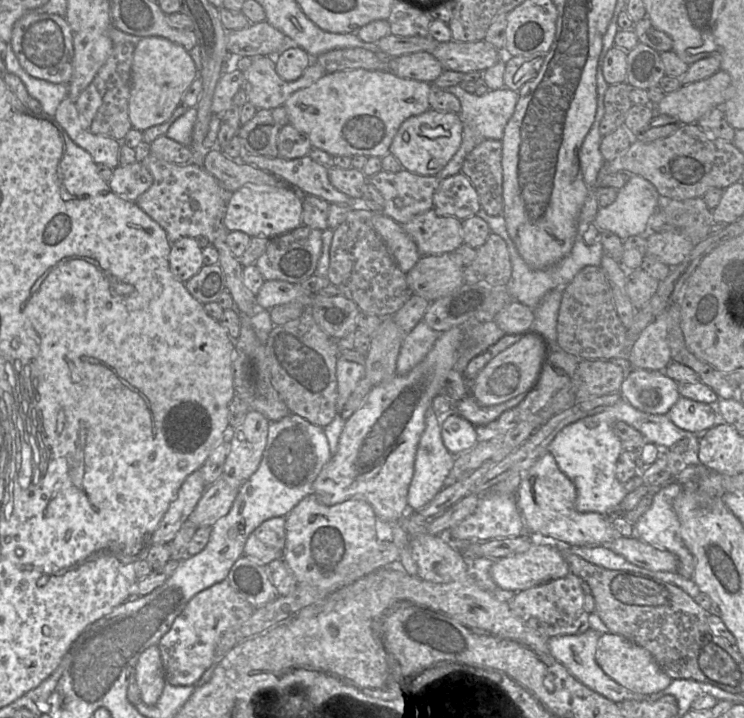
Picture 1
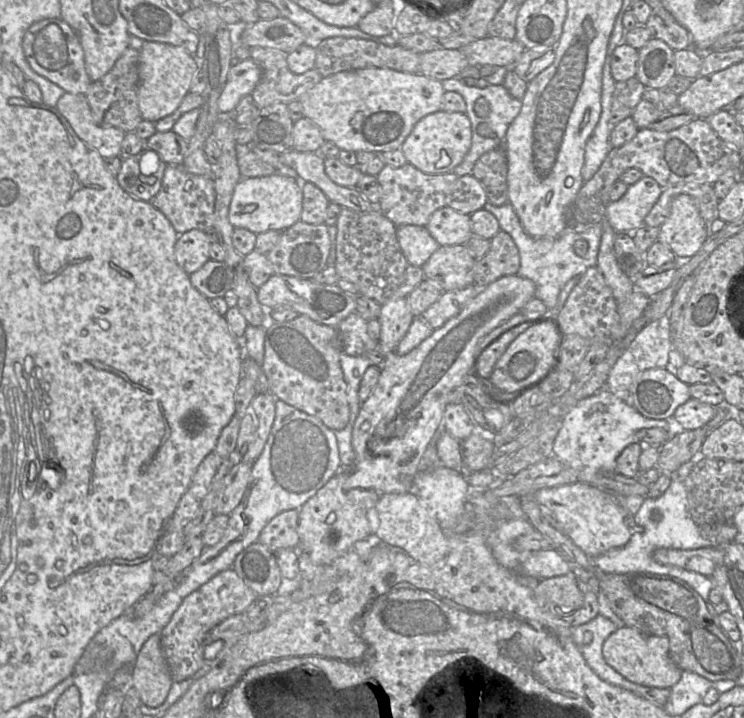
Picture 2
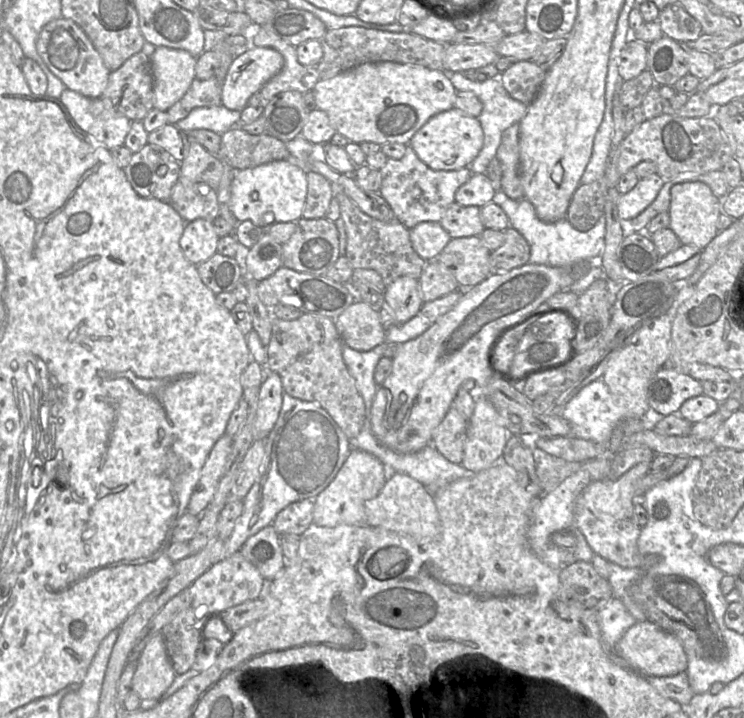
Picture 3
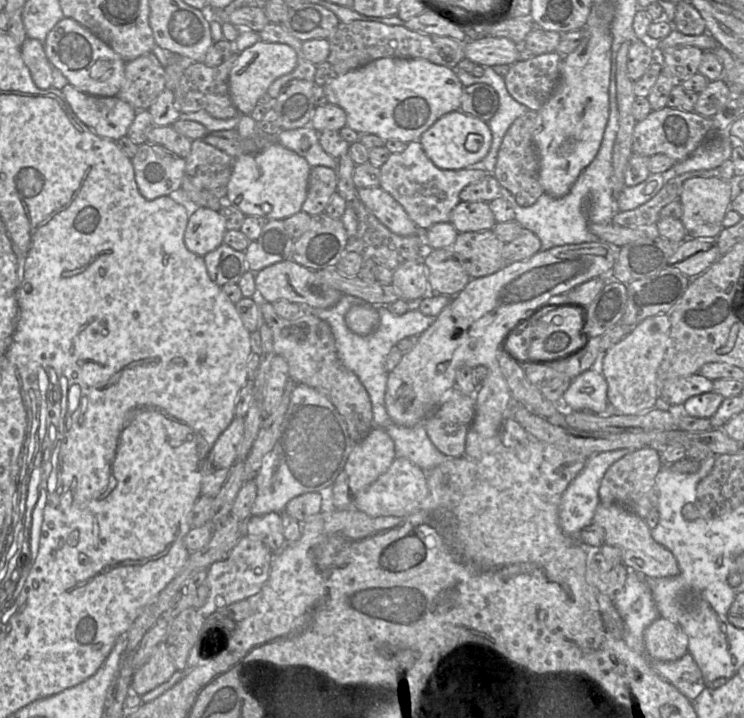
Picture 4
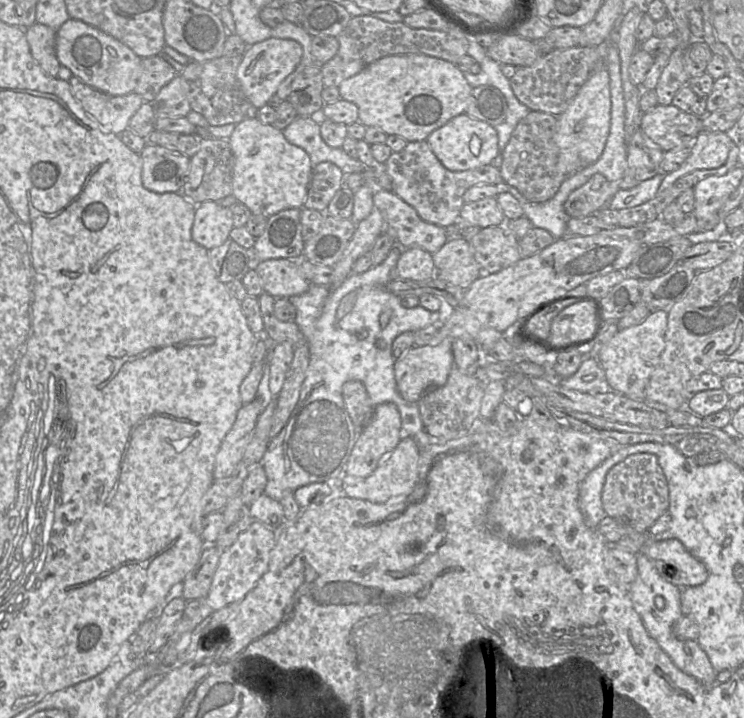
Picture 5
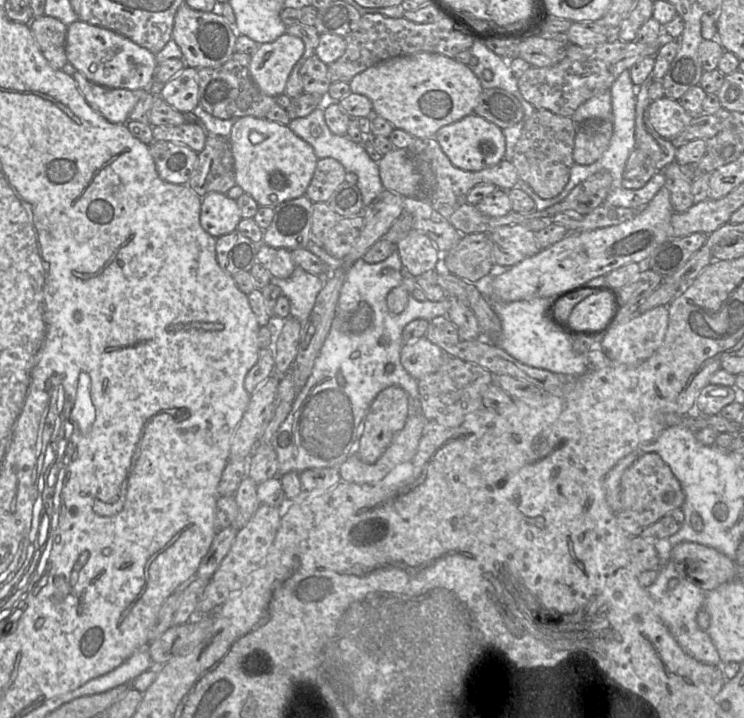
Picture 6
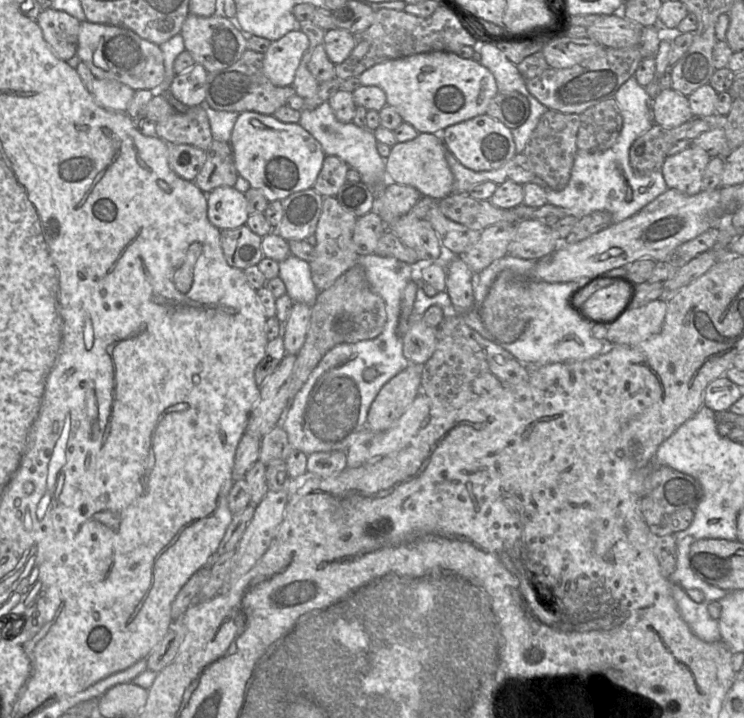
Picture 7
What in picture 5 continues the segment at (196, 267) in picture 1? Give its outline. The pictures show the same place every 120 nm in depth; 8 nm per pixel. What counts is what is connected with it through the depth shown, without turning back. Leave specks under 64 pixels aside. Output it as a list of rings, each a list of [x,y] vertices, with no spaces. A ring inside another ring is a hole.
[[[208,200],[196,205],[192,239],[205,249],[210,250],[223,244],[233,228],[229,209],[217,201]]]

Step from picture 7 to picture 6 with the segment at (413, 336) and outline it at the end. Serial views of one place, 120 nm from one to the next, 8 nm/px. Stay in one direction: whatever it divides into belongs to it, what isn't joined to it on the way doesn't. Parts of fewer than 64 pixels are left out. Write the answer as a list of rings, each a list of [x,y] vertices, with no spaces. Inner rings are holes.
[[[423,336],[402,346],[400,362],[407,373],[418,381],[440,367],[443,353],[440,347]]]

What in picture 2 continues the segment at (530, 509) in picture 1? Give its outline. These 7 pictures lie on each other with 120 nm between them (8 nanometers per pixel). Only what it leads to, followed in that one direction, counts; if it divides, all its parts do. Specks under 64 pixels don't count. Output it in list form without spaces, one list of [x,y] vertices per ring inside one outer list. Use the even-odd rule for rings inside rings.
[[[576,482],[533,493],[536,501],[550,510],[571,541],[590,558],[626,545],[632,534],[624,523],[626,511],[615,496],[593,485]]]

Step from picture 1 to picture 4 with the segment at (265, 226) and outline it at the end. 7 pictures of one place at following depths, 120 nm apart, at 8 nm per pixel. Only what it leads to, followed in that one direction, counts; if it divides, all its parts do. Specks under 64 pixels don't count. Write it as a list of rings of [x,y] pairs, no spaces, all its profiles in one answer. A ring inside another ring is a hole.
[[[278,141],[256,155],[242,155],[233,163],[227,199],[245,216],[284,220],[302,209],[308,191],[311,166],[302,156]]]

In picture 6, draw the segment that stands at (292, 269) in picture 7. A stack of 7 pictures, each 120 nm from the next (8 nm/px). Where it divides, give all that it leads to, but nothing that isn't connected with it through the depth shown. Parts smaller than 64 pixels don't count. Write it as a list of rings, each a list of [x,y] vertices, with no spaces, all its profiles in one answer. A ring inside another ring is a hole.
[[[296,266],[288,278],[272,279],[272,282],[281,289],[281,294],[289,300],[290,317],[302,325],[307,321],[324,281],[325,277],[310,274],[299,266]]]

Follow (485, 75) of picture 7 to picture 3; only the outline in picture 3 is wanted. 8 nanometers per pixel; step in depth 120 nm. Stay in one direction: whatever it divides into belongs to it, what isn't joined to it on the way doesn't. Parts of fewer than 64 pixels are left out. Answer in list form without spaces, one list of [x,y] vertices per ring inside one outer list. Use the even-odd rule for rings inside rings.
[[[390,61],[367,62],[336,76],[318,80],[312,89],[317,109],[324,111],[336,131],[350,142],[400,143],[408,145],[413,135],[434,115],[454,108],[456,89],[446,71],[416,64]]]

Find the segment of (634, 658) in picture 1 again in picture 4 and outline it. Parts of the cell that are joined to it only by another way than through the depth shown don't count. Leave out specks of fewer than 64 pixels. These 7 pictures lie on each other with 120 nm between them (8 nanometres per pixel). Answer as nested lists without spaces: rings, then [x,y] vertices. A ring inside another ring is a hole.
[[[658,617],[644,632],[645,655],[650,660],[676,661],[688,653],[689,637],[681,627]]]

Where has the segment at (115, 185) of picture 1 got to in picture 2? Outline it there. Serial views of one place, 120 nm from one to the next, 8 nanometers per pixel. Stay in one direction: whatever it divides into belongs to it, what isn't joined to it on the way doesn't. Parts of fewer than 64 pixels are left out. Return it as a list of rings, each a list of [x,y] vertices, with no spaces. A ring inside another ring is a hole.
[[[144,147],[141,152],[123,159],[121,169],[116,176],[120,187],[136,199],[150,201],[159,192],[162,178],[167,164],[160,159],[159,168],[150,174],[141,171],[140,163],[143,158],[142,152],[147,150]]]

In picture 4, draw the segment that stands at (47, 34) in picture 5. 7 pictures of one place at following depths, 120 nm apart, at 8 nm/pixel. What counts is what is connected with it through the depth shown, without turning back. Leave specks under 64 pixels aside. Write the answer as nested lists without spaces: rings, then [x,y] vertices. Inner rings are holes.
[[[27,37],[21,45],[21,55],[36,86],[52,88],[52,64],[46,56],[44,43]]]

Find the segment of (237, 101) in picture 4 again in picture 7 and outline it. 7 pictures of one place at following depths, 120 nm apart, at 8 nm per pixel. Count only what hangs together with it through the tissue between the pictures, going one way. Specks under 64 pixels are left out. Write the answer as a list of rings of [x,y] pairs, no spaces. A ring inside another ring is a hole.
[[[300,29],[272,41],[263,58],[263,72],[278,87],[291,86],[309,39]]]

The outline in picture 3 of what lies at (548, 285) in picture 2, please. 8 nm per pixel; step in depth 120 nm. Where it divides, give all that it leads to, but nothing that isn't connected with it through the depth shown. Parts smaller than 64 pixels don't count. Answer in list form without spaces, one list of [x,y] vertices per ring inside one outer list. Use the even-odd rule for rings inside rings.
[[[501,189],[496,191],[492,202],[499,205],[509,218],[510,227],[520,232],[530,246],[531,264],[548,265],[559,268],[571,268],[583,262],[597,262],[605,246],[606,218],[603,214],[596,225],[587,232],[575,229],[564,218],[554,223],[540,220],[535,208],[526,199],[514,200],[508,197]]]

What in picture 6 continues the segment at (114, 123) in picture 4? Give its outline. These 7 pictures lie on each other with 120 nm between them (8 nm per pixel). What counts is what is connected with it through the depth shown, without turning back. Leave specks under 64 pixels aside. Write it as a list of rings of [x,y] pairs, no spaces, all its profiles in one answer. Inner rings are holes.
[[[77,70],[73,79],[89,106],[107,121],[115,124],[127,123],[140,98],[149,91],[101,86],[91,82]]]

